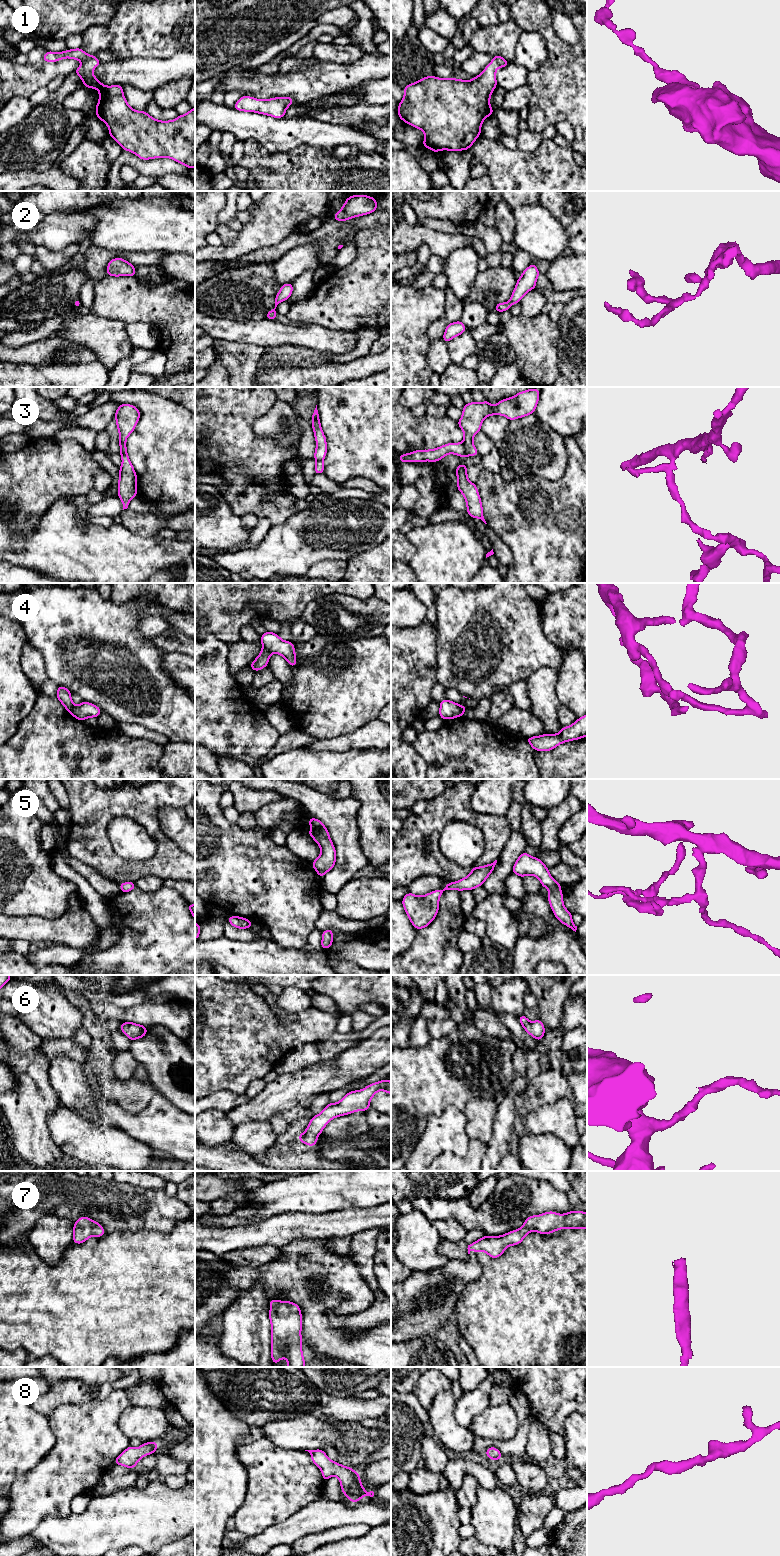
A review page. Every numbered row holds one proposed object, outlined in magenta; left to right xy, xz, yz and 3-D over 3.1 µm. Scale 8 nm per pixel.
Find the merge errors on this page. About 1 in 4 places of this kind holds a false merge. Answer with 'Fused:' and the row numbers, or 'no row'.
Fused: 3, 4

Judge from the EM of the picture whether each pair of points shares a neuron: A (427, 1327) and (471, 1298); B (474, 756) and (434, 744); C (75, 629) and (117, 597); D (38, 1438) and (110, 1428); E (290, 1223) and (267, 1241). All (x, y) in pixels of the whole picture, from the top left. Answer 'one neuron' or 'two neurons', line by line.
A: two neurons
B: one neuron
C: two neurons
D: two neurons
E: one neuron

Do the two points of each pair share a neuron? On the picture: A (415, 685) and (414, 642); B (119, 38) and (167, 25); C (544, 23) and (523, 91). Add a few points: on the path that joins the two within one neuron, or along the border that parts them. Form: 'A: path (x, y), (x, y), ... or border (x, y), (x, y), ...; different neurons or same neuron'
A: path (412, 674), (411, 668), (414, 662), (414, 653); same neuron
B: path (131, 35), (140, 34), (145, 29), (155, 29); same neuron
C: border (527, 83), (531, 91), (531, 98), (526, 106); different neurons

